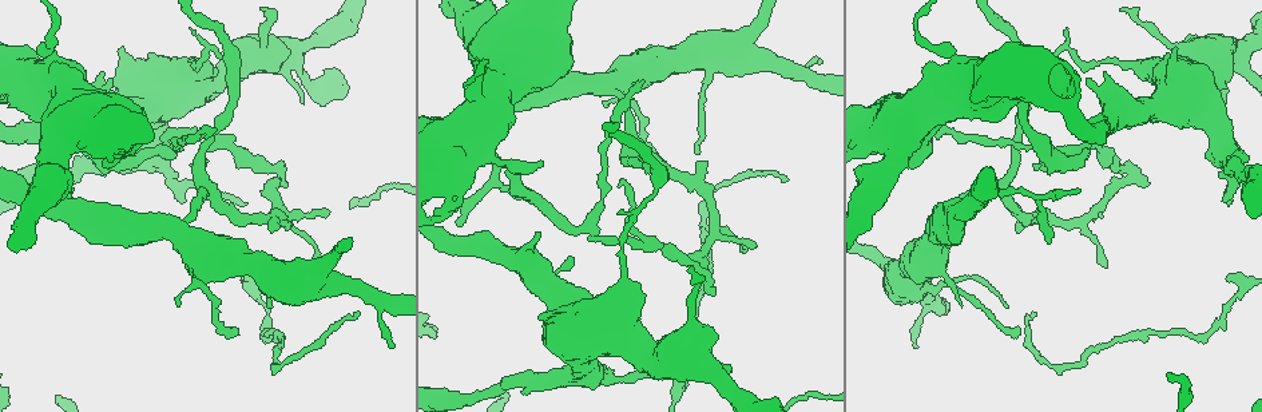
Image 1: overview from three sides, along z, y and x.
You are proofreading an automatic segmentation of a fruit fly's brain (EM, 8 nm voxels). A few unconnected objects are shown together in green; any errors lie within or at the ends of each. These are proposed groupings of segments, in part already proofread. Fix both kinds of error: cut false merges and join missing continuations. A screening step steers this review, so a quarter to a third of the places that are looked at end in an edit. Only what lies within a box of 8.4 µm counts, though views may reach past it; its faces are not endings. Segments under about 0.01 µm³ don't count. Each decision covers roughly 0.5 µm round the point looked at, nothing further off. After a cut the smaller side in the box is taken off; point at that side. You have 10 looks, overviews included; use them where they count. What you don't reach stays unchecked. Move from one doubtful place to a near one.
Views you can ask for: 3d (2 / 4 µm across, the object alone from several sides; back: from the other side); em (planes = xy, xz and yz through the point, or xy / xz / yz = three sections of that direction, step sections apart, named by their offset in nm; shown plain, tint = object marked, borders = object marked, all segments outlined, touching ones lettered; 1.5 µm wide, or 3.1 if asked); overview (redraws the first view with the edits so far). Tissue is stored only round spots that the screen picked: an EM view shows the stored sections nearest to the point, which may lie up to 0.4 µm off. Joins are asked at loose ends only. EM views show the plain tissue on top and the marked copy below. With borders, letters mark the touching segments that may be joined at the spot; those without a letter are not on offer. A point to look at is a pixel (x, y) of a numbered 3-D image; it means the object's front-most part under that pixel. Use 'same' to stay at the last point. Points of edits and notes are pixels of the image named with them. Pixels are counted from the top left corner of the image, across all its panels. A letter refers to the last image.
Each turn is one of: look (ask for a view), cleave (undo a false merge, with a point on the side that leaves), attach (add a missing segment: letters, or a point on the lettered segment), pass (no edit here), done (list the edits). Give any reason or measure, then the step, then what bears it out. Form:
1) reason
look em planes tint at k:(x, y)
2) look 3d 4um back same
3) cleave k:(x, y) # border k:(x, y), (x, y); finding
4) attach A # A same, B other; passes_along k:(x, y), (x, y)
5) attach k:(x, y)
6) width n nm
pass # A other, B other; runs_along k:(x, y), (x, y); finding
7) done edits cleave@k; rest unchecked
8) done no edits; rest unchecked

thin end
look em xz step 4 tint at 1:(745, 251)

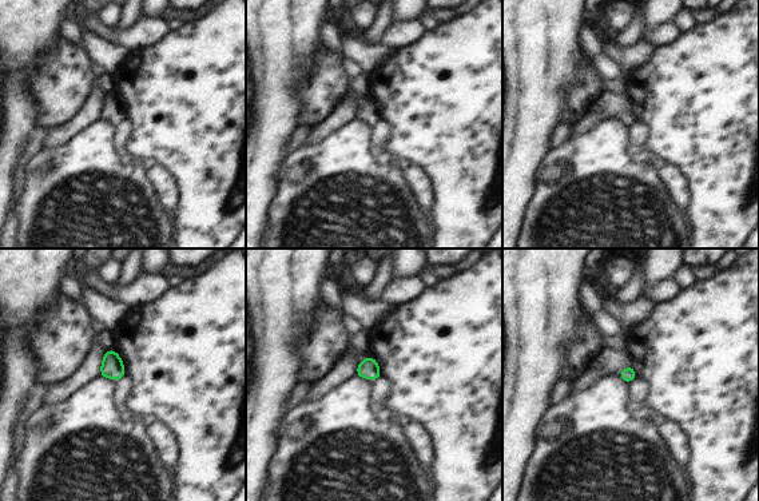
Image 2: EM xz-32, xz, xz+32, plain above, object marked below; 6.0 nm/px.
another direction
look em yz step 4 borders same

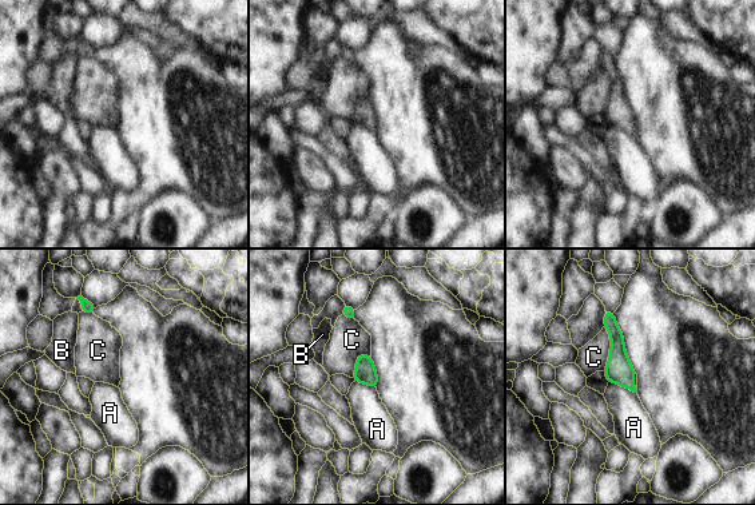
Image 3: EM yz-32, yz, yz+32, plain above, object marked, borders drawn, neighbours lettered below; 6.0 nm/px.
pass # A other, B other, C other; runs_along 3:(607, 314), (619, 370), (631, 386); none of them fits

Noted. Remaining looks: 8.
arms part here
look em planes borders at 1:(376, 304)

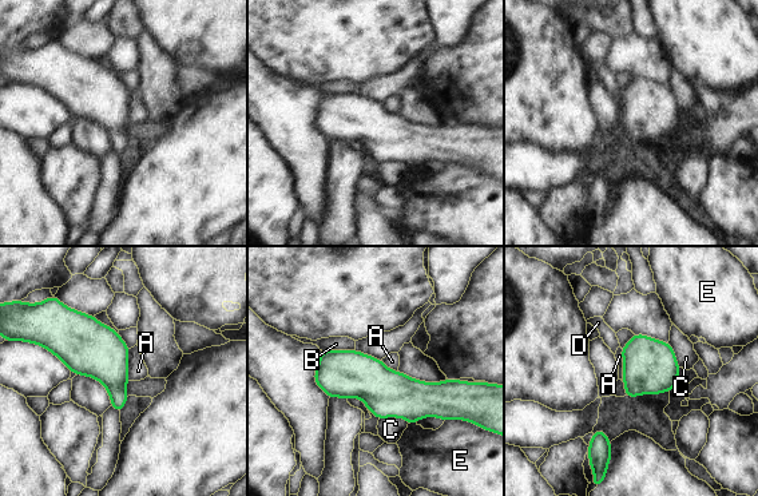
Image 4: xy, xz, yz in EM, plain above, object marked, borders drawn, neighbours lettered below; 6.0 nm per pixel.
pass # A other, B other, C other, D other, E other; runs_along 4:(318, 372), (383, 391), (439, 388); continuous, no second neuron

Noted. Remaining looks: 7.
calibre changes
look 3d 4um at 1:(247, 284)

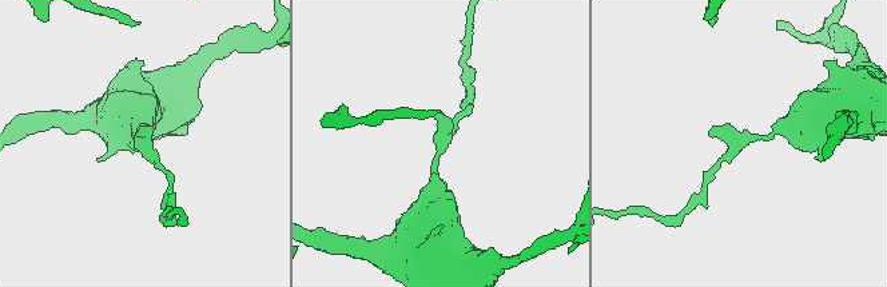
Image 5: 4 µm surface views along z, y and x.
shape alone is not enough
look em xz step 8 borders at 5:(729, 138)

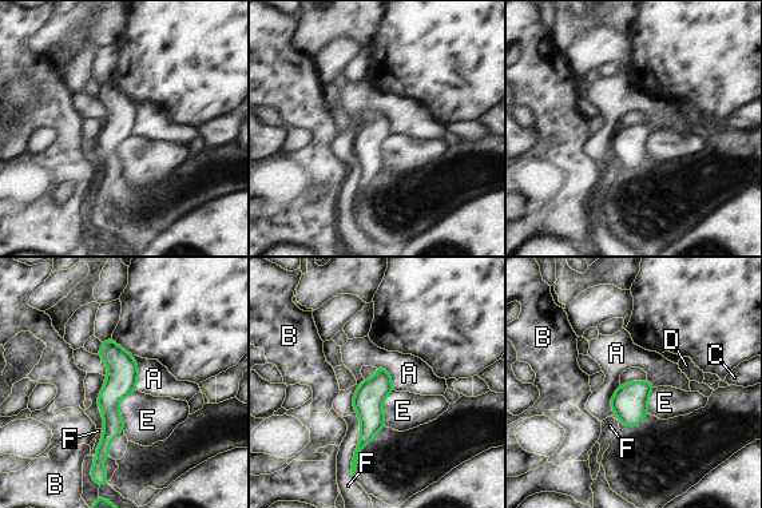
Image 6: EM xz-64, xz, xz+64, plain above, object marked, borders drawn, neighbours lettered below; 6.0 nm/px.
look em planes borders same

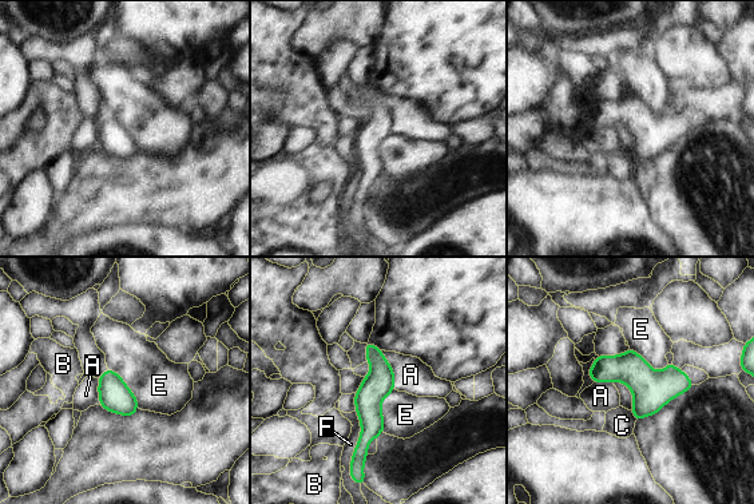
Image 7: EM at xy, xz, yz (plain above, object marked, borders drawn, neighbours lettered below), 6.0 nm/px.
longest_contact F 380 nm
pass # A other, B other, C other, E other, F other; border 7:(107, 366), (120, 377), (138, 407); one neuron here

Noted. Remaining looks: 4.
sharp bend
look 3d 2um at 1:(647, 244)

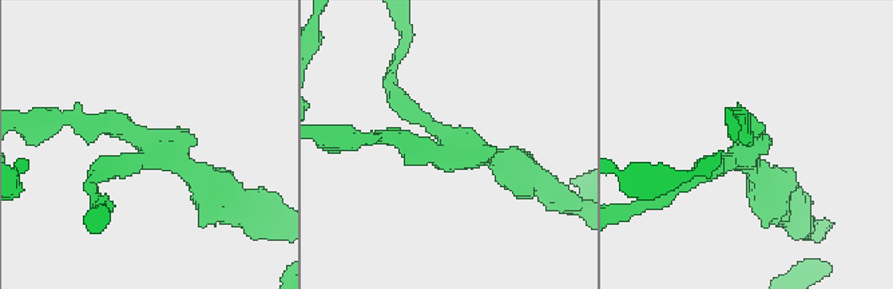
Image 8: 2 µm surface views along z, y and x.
now the EM
look em planes borders at 8:(448, 149)

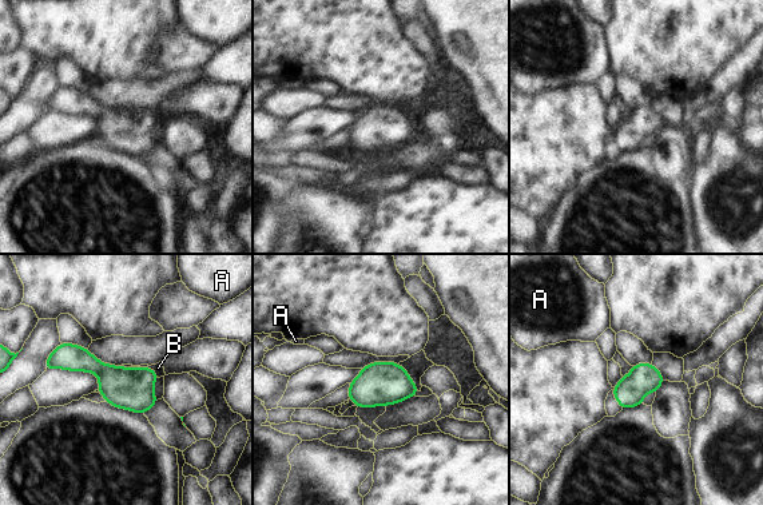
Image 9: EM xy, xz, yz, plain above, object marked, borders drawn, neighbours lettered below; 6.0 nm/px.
pass # A other, B other; one neuron here

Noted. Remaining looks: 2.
free end
look em xz step 4 borders at 1:(217, 130)

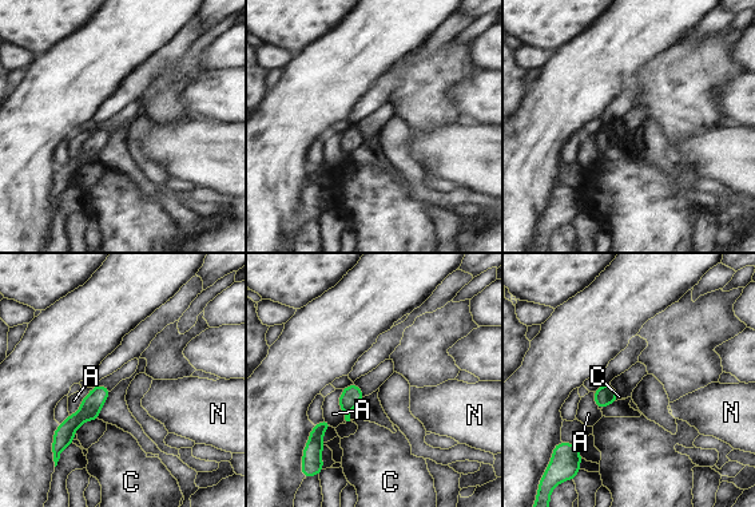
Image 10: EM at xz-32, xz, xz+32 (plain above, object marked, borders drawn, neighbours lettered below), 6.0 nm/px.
another direction
look em planes borders same

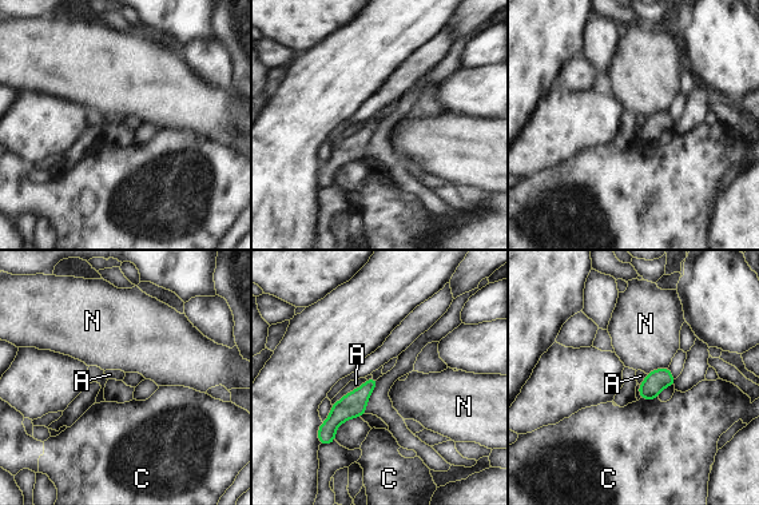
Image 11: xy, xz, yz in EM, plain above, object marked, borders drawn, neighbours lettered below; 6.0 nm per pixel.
pass # A other, C other, N other; border 11:(366, 380), (332, 405); none of them fits

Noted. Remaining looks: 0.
done no edits; rest unchecked

